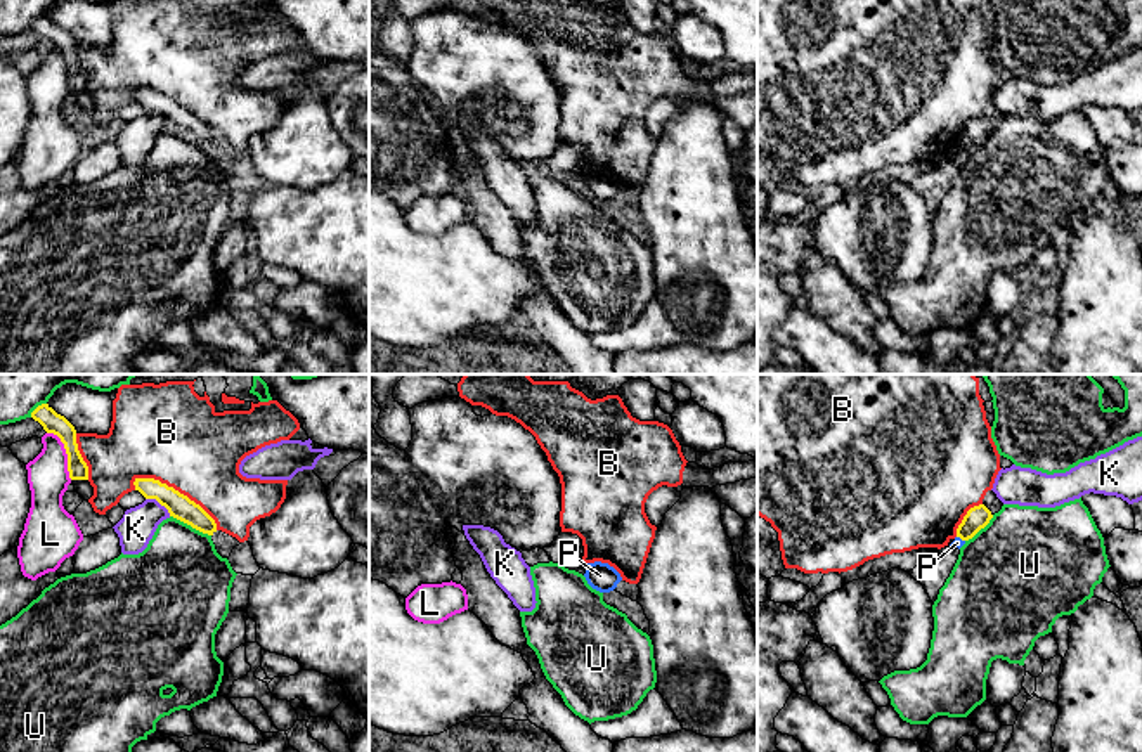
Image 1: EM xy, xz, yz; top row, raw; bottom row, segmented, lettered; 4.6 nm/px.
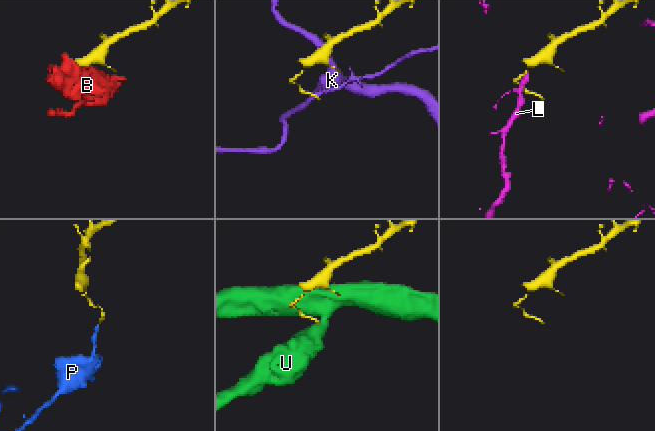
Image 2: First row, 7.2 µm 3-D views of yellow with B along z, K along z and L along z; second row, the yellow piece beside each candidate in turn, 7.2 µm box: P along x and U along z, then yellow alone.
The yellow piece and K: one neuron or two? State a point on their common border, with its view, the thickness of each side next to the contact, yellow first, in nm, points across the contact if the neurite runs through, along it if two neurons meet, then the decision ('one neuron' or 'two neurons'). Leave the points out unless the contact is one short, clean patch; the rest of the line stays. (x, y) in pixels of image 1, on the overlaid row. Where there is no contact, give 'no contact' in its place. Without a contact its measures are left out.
meets yellow in xy at (160, 503); 120 nm thick on the yellow side, 170 nm on the other; border along xy (146, 498), (155, 498), (170, 515); two neurons

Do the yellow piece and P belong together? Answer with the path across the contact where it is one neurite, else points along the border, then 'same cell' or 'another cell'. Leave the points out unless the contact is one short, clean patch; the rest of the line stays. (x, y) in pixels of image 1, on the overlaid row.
border along yz (957, 536), (964, 541); another cell

